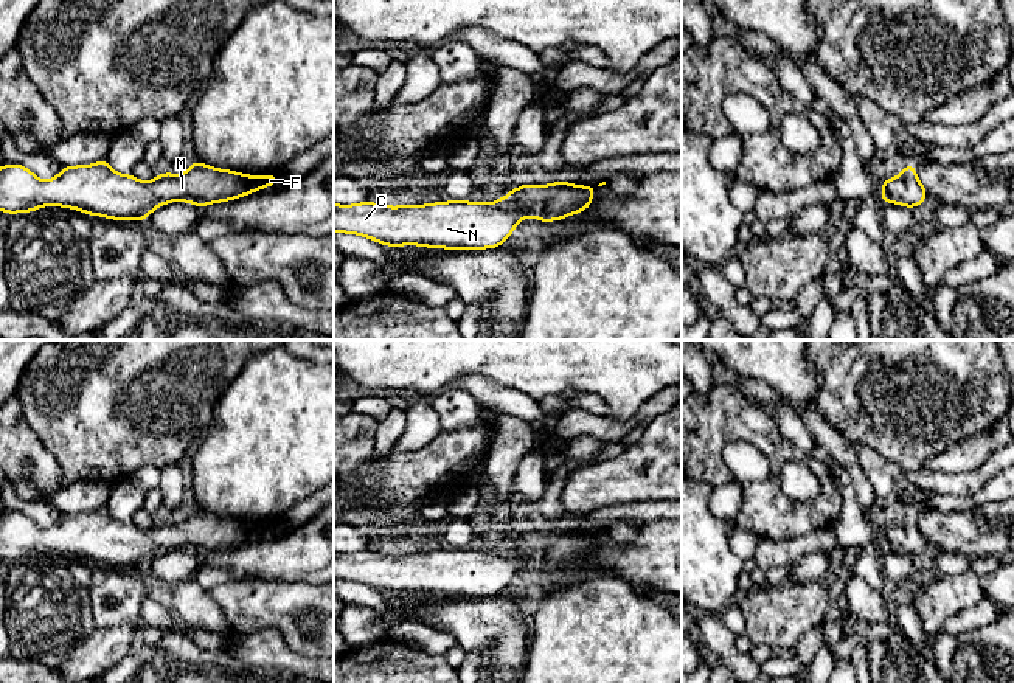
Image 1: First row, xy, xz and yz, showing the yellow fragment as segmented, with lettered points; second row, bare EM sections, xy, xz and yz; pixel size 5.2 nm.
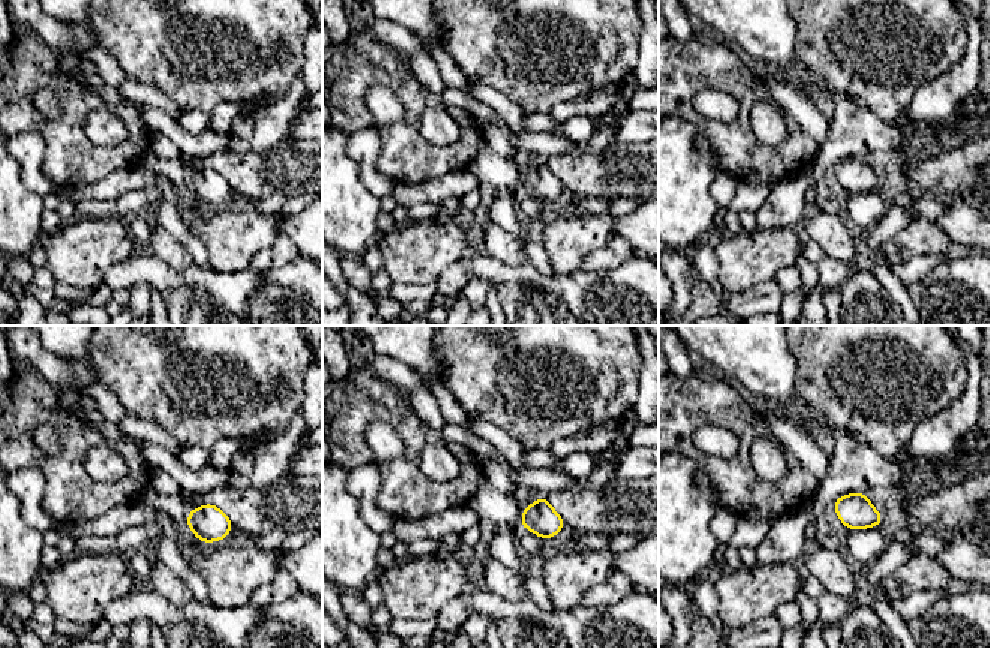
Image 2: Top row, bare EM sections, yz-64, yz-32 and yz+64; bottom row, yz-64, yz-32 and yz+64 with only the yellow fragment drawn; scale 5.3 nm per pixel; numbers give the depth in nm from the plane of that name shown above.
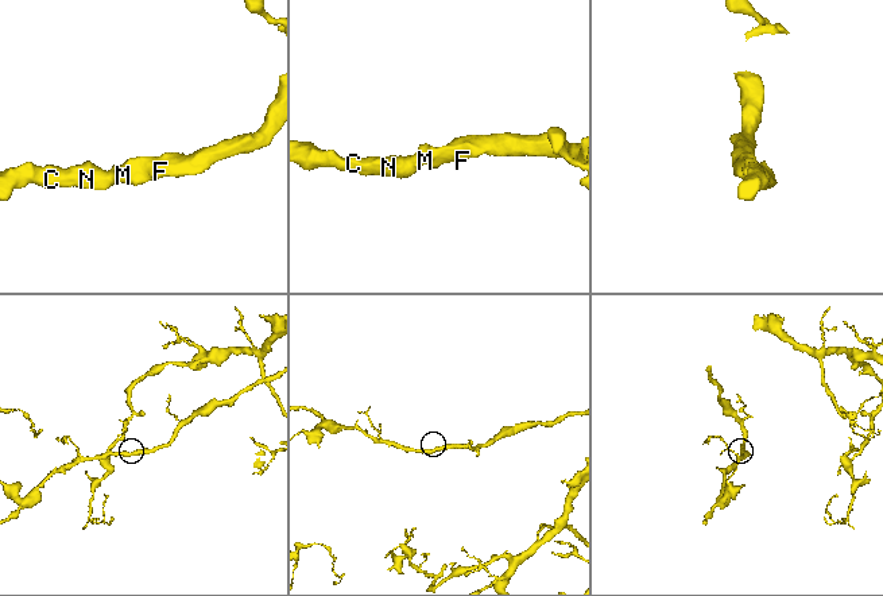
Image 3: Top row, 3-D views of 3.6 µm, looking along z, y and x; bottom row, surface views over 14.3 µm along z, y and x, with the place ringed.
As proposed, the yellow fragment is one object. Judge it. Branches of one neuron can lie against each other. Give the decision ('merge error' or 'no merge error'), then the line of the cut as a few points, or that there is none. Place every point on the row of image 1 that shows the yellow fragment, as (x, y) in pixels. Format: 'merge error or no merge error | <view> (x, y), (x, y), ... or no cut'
no merge error | no cut

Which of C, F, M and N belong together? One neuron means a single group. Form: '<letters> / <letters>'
C F M N

